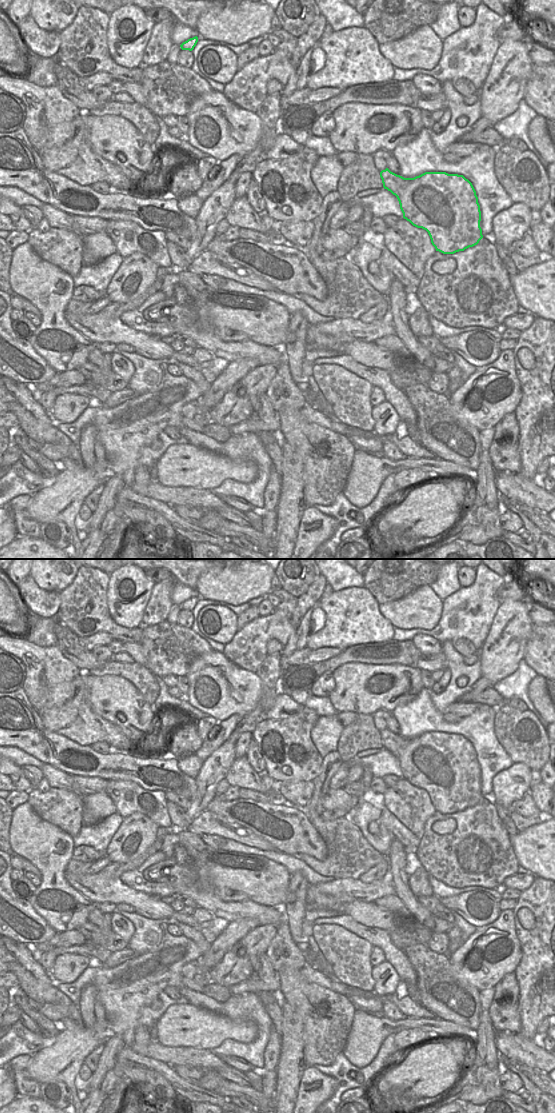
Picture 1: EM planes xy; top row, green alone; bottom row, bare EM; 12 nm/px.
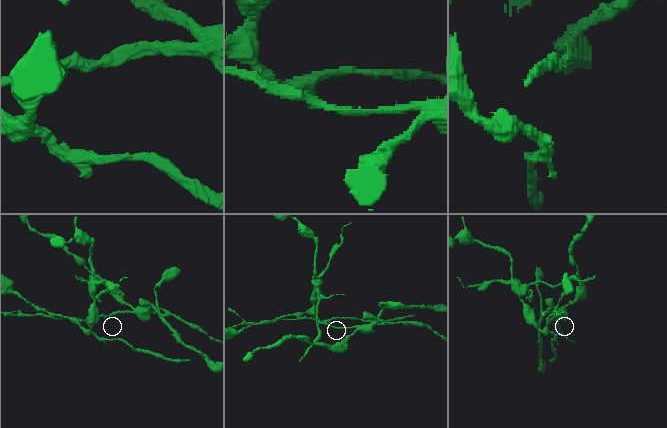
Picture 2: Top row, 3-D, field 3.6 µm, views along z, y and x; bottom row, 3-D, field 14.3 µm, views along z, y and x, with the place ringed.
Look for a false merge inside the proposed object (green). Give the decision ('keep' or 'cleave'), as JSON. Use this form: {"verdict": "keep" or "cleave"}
{"verdict": "cleave"}

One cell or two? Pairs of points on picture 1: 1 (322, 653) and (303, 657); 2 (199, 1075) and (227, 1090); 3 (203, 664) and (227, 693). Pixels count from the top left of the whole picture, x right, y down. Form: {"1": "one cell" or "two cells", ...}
{"1": "one cell", "2": "two cells", "3": "one cell"}

